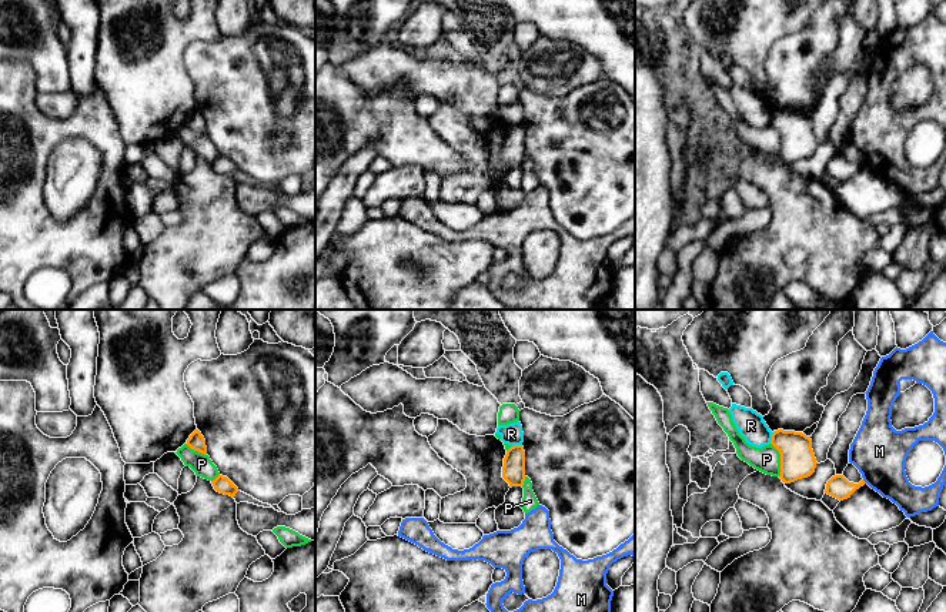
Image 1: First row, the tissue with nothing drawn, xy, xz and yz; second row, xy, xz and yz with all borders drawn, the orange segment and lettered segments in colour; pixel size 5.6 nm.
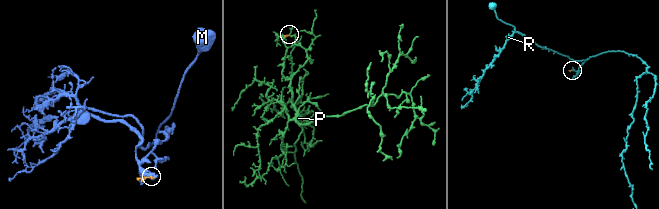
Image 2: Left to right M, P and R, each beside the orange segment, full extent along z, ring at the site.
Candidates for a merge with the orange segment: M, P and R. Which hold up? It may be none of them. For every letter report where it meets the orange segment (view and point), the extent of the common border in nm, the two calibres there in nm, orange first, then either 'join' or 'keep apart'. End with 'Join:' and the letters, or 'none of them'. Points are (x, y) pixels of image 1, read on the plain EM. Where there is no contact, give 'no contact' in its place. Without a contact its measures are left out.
M: contact yz (863, 161); length 40 nm; calibres 130 and 300 nm; keep apart
P: contact yz (781, 140); length 200 nm; calibres 200 and 150 nm; keep apart
R: contact yz (772, 119); length 70 nm; calibres 200 and 160 nm; keep apart
Join: none of them

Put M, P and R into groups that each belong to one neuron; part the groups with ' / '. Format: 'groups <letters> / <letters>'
groups M / P / R

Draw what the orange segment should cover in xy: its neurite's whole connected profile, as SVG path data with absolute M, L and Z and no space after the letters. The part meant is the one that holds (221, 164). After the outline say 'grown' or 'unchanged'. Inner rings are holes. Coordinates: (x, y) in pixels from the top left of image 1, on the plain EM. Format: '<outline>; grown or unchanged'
M218 155L214 161L211 161L214 170L220 174L235 177L238 173L238 168L227 158L223 155Z; unchanged

